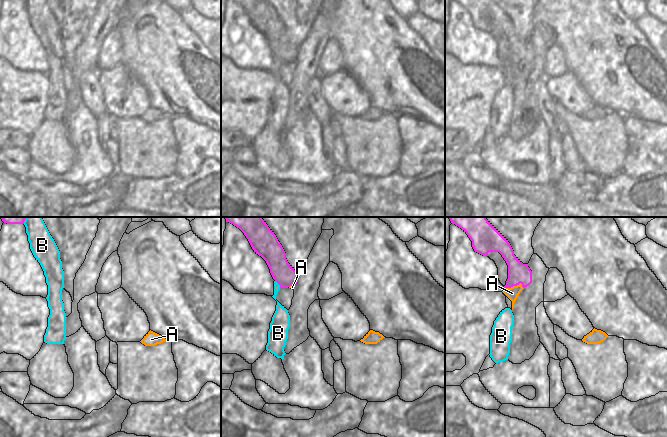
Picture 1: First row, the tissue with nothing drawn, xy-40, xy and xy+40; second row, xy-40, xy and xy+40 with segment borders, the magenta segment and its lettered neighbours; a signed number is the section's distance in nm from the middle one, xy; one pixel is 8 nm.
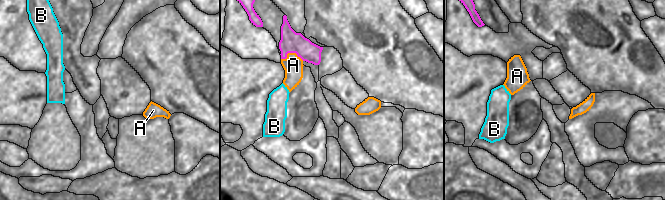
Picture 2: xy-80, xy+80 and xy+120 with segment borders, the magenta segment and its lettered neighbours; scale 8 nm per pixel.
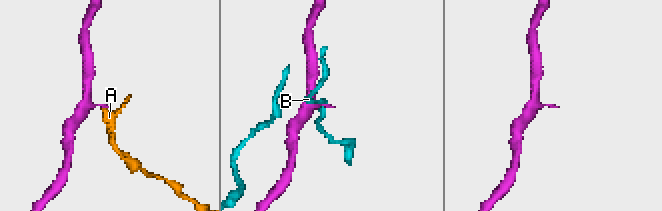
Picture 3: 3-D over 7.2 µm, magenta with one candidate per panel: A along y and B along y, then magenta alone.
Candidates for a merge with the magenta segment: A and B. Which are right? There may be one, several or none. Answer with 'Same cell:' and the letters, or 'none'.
Same cell: none

